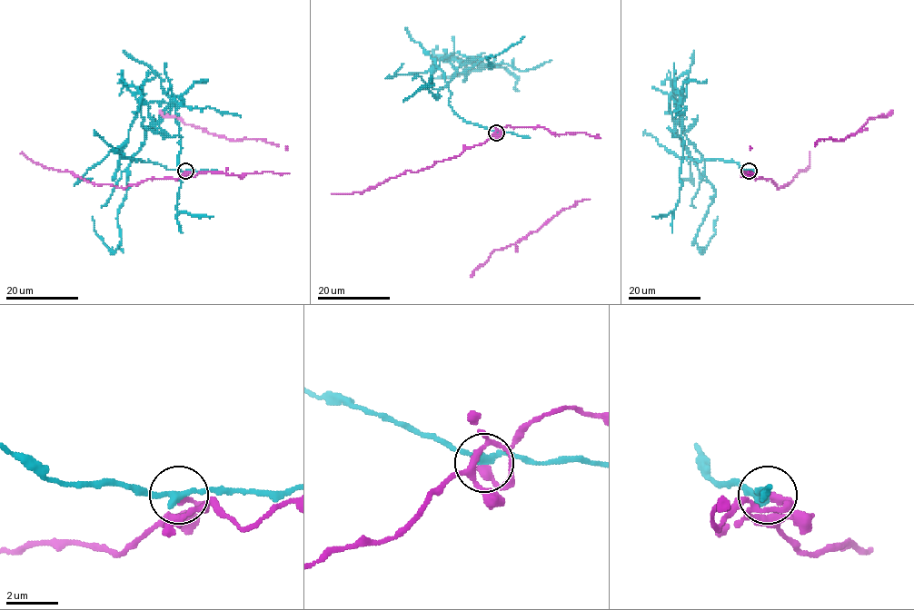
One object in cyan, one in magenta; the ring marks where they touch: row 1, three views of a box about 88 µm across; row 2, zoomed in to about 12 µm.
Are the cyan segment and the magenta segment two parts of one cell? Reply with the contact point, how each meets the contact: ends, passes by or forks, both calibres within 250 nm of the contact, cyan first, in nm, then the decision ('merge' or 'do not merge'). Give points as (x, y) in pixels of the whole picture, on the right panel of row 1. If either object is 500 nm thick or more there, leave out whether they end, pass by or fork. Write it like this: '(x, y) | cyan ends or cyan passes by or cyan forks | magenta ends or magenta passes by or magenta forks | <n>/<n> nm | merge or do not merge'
(749, 171) | cyan passes by | magenta ends | 280/320 nm | do not merge

